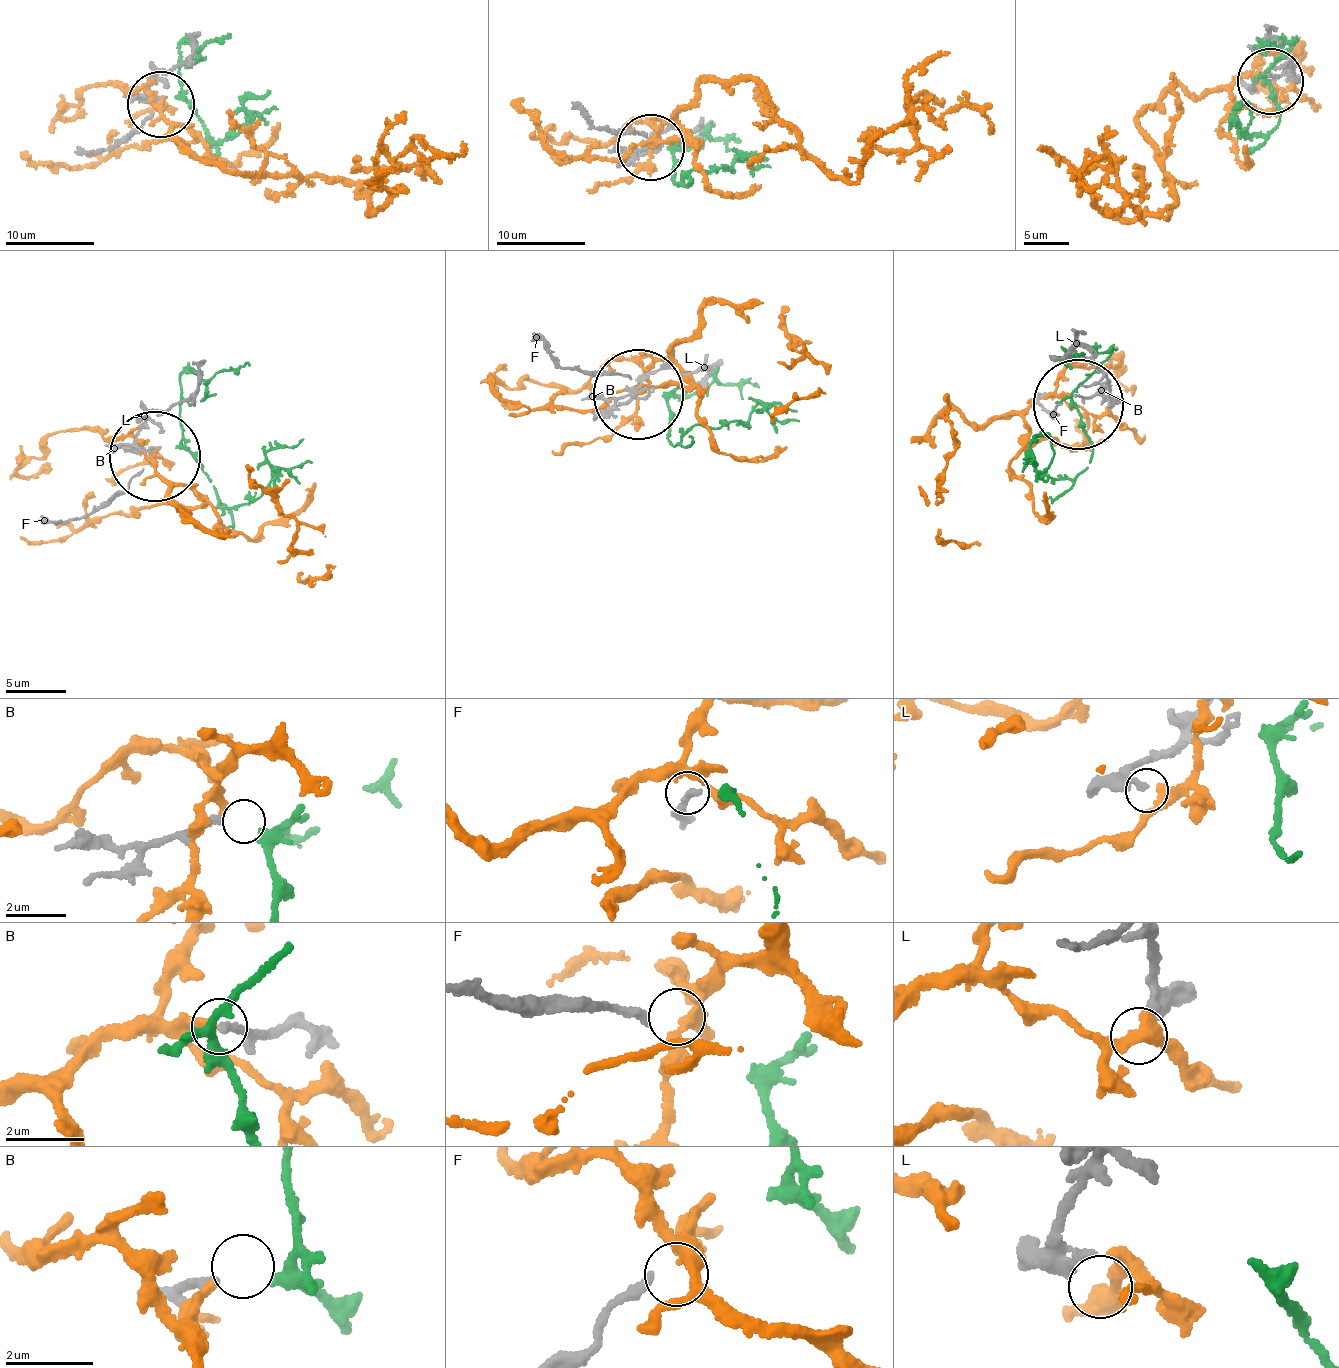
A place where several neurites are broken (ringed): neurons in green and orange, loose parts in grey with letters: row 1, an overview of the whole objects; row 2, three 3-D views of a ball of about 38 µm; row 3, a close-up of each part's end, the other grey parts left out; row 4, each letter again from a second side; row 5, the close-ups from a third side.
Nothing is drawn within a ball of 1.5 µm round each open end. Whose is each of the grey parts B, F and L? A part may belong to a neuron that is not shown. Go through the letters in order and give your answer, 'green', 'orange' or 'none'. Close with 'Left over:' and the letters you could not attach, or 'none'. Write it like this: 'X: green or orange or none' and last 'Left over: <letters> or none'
B: green
F: orange
L: none
Left over: L

